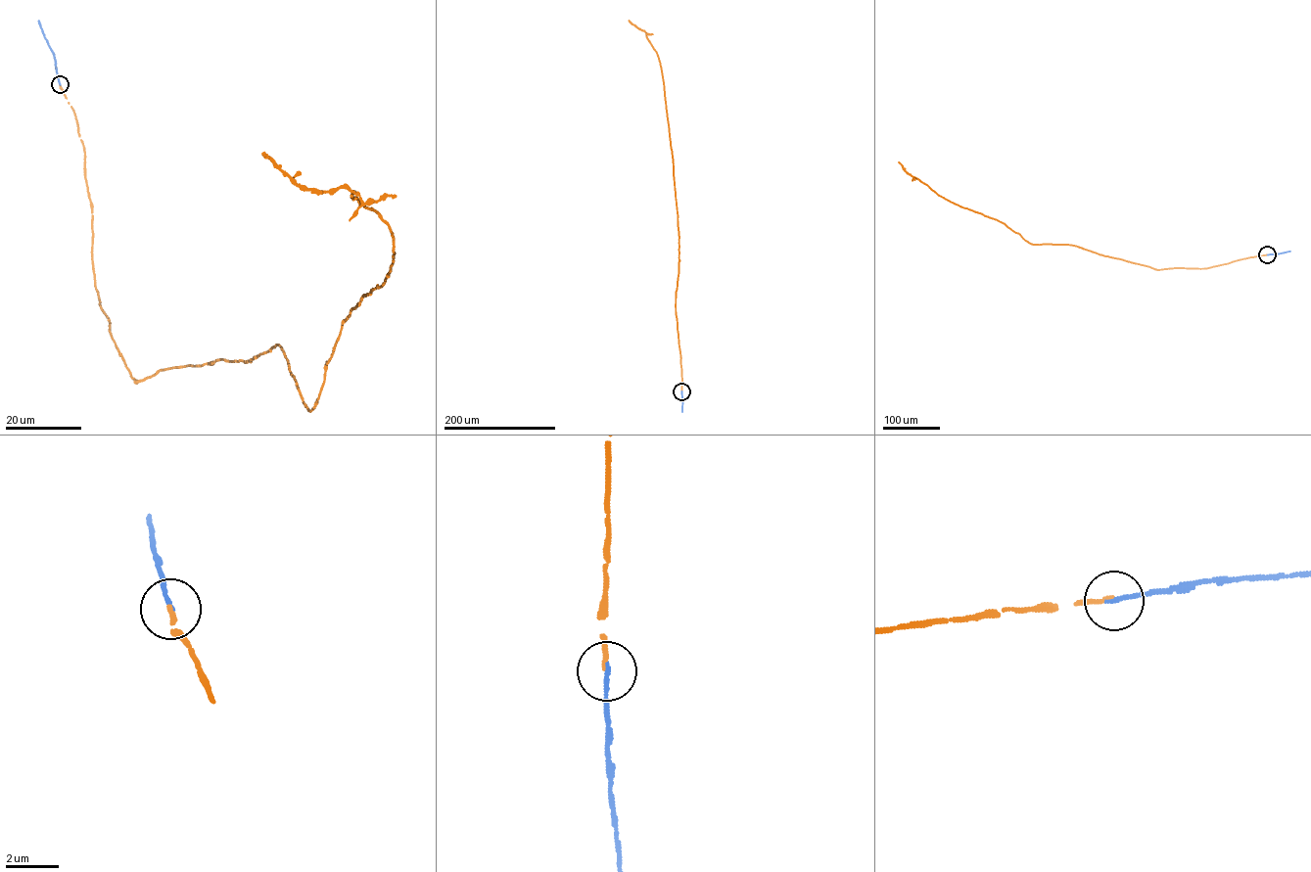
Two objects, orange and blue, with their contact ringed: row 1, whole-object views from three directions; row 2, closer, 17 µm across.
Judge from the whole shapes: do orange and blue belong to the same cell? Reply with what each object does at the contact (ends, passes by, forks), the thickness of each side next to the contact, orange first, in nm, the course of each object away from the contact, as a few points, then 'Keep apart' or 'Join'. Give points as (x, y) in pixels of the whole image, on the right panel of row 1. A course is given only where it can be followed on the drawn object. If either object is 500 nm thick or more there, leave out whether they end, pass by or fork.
At the ring orange ends. At the ring blue ends. Thickness 140 nm (orange) against 150 nm. Course of orange: (1267, 254), (1206, 268), (1158, 269), (1075, 246), (1033, 245), (997, 219), (938, 195), (906, 171), (898, 161). Course of blue: (1267, 254), (1290, 251). Join

